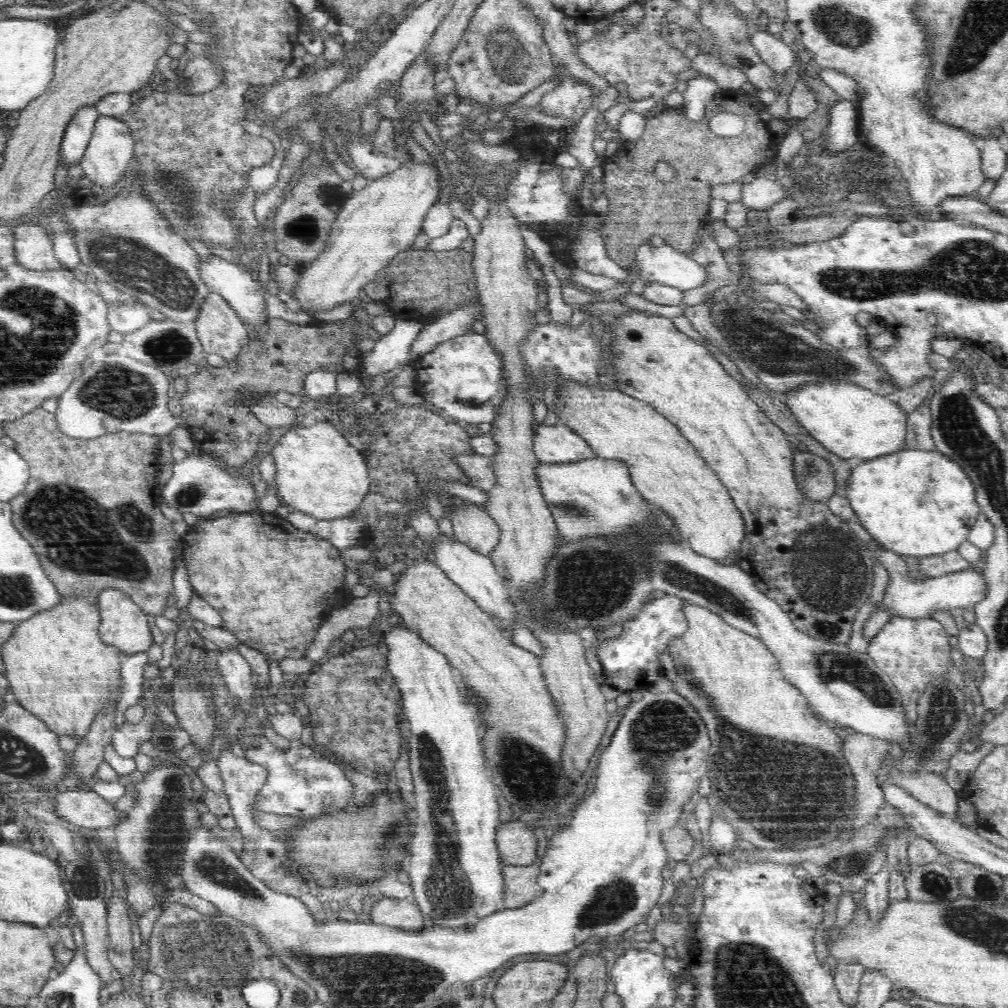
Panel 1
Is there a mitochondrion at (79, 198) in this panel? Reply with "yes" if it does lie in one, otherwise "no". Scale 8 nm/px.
no

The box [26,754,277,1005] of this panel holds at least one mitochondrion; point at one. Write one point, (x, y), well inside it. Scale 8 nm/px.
(216, 957)

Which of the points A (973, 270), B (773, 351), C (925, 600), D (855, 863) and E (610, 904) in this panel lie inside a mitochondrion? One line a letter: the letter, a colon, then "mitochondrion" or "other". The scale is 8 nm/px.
A: mitochondrion
B: mitochondrion
C: other
D: mitochondrion
E: mitochondrion

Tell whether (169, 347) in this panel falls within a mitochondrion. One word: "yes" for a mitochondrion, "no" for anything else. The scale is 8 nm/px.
yes

